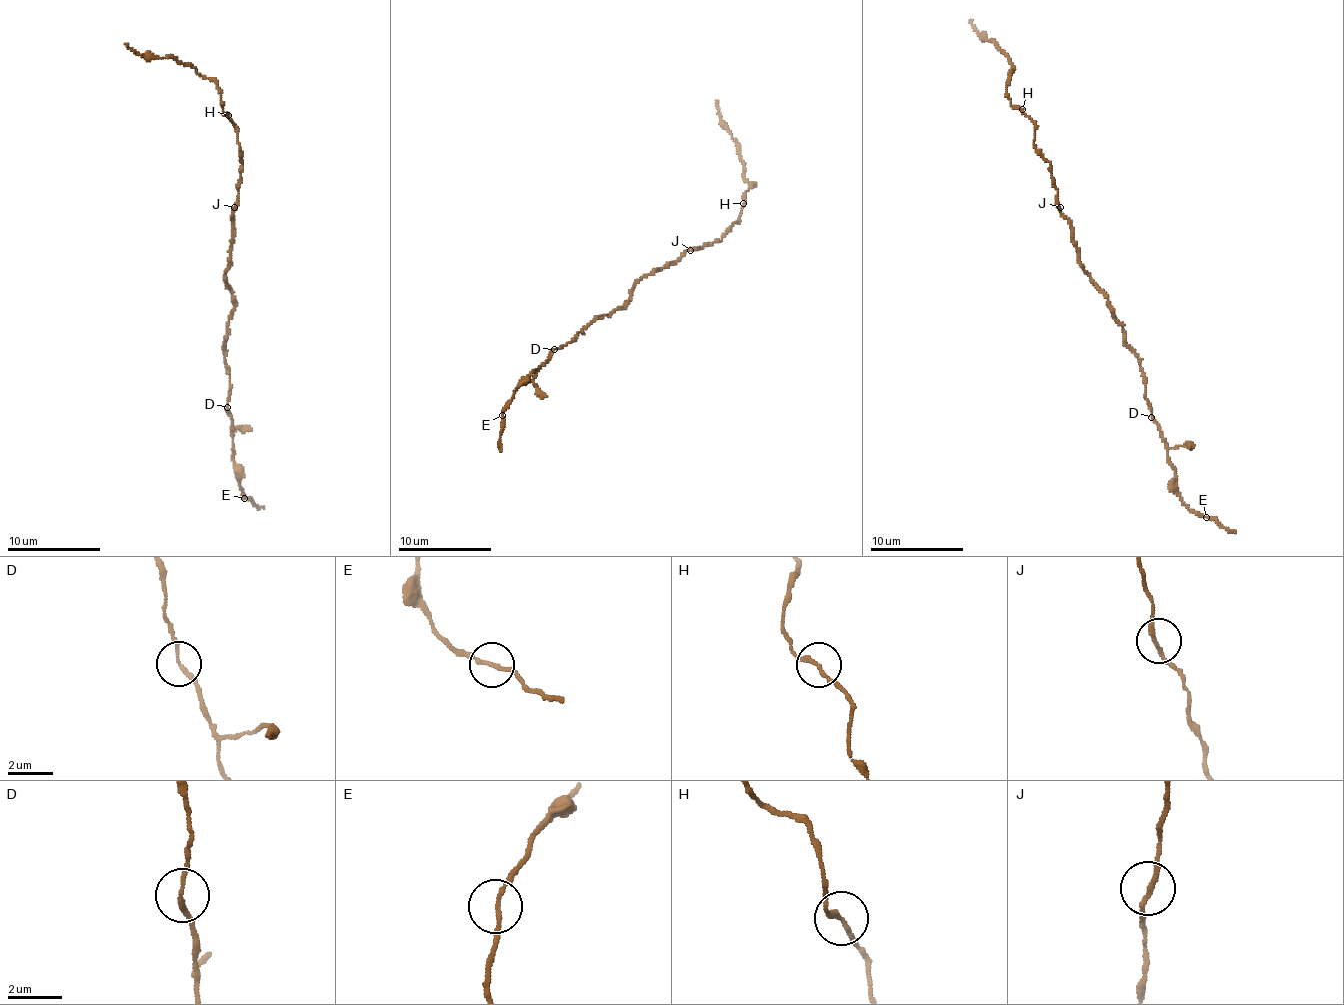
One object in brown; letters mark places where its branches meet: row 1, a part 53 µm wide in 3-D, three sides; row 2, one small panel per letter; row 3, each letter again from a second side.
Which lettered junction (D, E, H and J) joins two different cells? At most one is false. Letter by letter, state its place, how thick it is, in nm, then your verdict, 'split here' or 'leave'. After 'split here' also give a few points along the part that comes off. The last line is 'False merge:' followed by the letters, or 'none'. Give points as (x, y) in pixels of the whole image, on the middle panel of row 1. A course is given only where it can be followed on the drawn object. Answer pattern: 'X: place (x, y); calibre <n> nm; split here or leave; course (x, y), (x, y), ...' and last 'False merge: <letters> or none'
D: place (554, 349); calibre 160 nm; leave
E: place (502, 415); calibre 150 nm; leave
H: place (743, 203); calibre 170 nm; leave
J: place (690, 250); calibre 160 nm; leave
False merge: none

